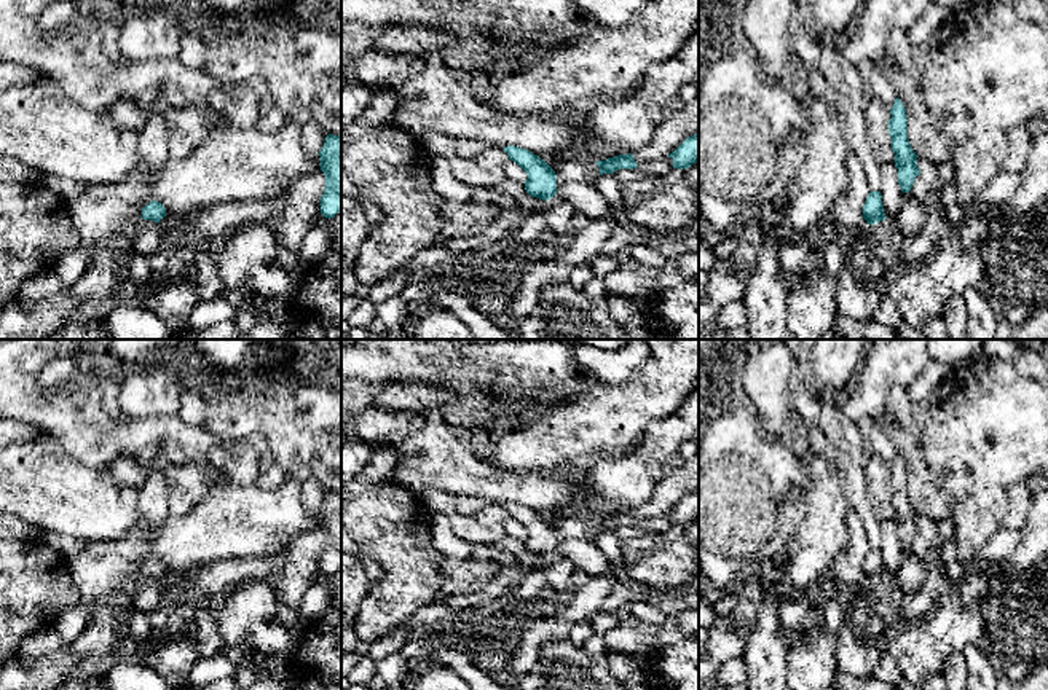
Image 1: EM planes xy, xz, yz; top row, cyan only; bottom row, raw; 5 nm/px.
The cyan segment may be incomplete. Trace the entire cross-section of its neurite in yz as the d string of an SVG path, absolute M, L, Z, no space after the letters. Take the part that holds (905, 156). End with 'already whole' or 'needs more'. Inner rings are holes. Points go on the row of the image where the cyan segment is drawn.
M896 97L890 110L888 132L892 137L892 150L895 153L895 166L898 169L898 183L903 193L909 193L914 180L920 175L917 155L908 139L908 115L903 102Z; already whole

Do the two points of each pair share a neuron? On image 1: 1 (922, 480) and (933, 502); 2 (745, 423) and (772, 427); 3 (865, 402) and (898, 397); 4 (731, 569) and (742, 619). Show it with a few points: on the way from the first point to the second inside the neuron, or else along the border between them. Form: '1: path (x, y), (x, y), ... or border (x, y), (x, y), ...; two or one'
1: path (922, 485), (922, 491), (929, 497); one
2: border (756, 418), (763, 429); two
3: border (905, 386), (890, 388), (886, 407), (874, 421); two
4: border (745, 580), (740, 587); two

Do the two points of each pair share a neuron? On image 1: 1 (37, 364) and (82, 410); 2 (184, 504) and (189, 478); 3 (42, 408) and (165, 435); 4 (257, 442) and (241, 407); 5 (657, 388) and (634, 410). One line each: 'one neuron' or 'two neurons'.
1: two neurons
2: one neuron
3: one neuron
4: two neurons
5: one neuron

